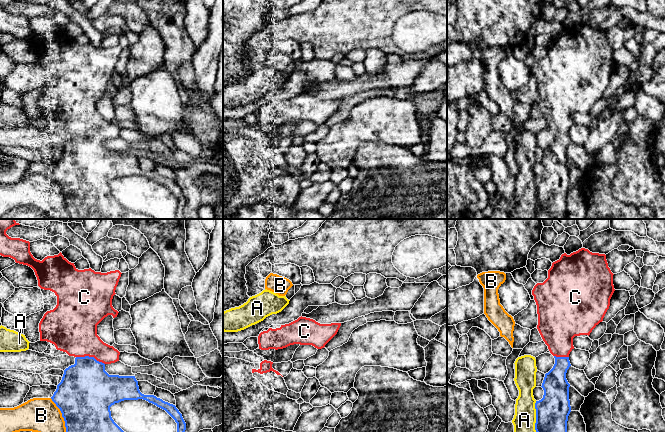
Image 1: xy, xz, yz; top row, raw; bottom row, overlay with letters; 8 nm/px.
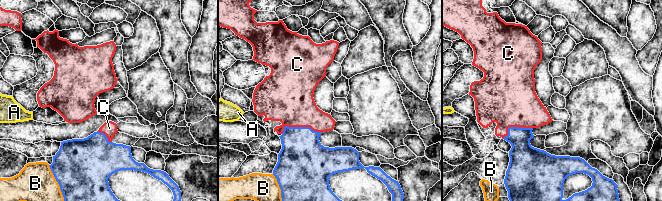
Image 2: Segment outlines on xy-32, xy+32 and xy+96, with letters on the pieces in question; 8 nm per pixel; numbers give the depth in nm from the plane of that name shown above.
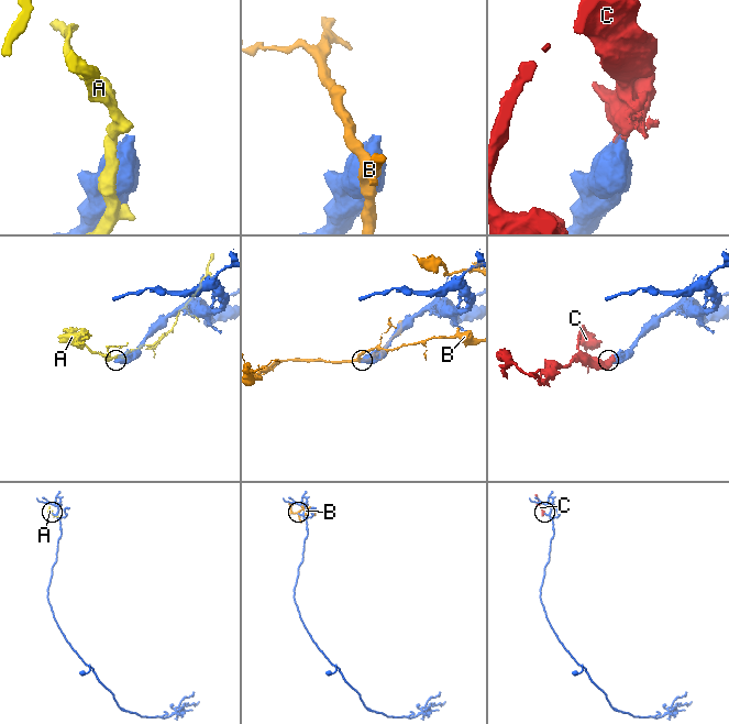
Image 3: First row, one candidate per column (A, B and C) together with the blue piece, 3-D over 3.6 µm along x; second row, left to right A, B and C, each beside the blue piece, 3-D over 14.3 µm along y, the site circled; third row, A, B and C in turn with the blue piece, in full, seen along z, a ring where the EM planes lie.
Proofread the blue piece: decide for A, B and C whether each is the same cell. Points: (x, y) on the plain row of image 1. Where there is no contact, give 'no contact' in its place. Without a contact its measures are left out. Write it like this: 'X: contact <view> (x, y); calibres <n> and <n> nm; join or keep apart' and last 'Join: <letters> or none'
A: contact yz (536, 193); calibres 260 and 190 nm; keep apart
B: contact xy (64, 196); calibres 460 and 280 nm; keep apart
C: contact xy (90, 133); calibres 400 and 360 nm; join
Join: C

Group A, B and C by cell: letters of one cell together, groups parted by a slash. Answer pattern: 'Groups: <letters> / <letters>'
Groups: A / B / C

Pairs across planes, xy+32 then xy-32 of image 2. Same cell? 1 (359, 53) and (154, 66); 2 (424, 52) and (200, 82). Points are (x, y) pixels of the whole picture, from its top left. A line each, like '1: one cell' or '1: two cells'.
1: two cells
2: one cell

